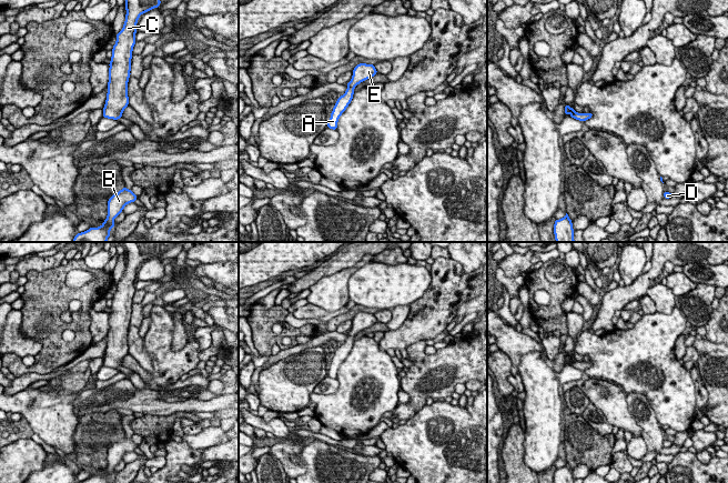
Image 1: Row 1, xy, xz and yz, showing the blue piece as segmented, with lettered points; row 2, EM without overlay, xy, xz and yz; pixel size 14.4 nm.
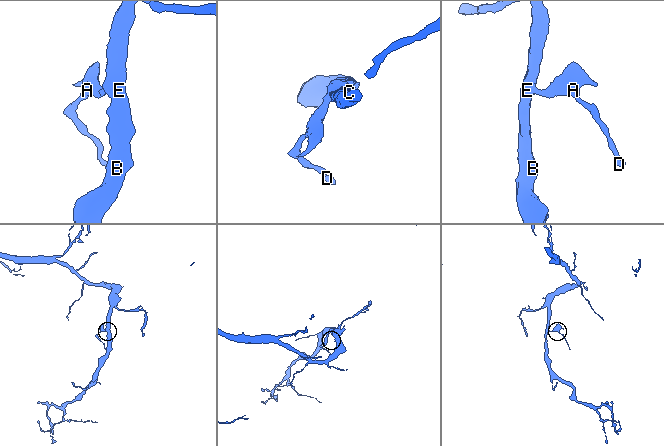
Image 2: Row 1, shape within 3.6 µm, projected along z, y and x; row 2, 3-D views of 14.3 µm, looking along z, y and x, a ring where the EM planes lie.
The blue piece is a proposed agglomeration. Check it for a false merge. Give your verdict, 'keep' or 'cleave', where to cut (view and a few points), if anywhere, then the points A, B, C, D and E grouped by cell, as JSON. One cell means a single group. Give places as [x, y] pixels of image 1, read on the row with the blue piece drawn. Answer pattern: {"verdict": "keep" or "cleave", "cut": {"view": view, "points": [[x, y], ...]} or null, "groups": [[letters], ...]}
{"verdict": "keep", "cut": null, "groups": [["A", "B", "C", "D", "E"]]}

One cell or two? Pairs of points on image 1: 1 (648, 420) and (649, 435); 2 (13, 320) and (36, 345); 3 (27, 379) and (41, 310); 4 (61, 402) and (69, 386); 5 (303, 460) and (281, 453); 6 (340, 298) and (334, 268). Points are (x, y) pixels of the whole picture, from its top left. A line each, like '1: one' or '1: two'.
1: one
2: one
3: two
4: two
5: two
6: two

